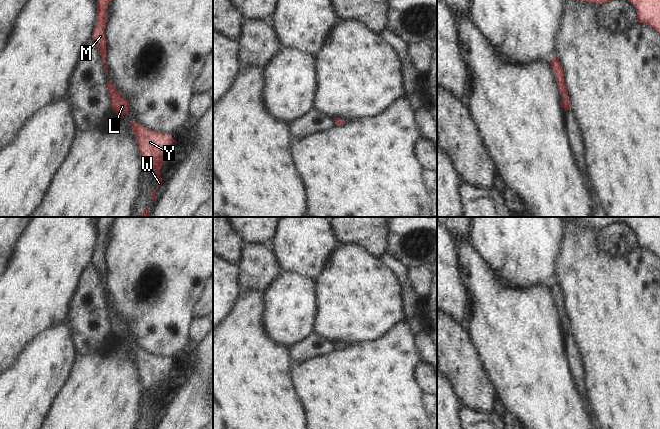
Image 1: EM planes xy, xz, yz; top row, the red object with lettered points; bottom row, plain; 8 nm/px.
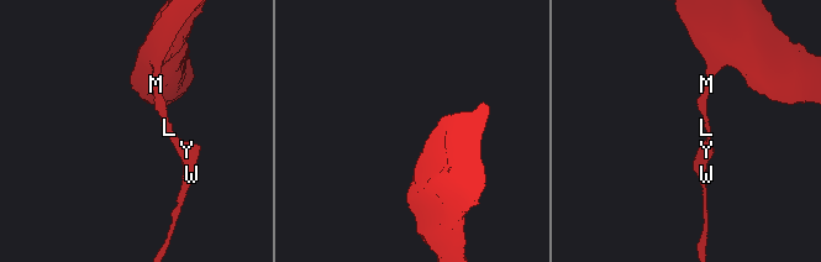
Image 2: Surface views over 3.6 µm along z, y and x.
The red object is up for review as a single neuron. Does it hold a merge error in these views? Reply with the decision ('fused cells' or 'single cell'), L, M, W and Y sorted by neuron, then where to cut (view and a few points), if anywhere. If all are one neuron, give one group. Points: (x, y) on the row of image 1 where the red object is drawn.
single cell | L M W Y | no cut

